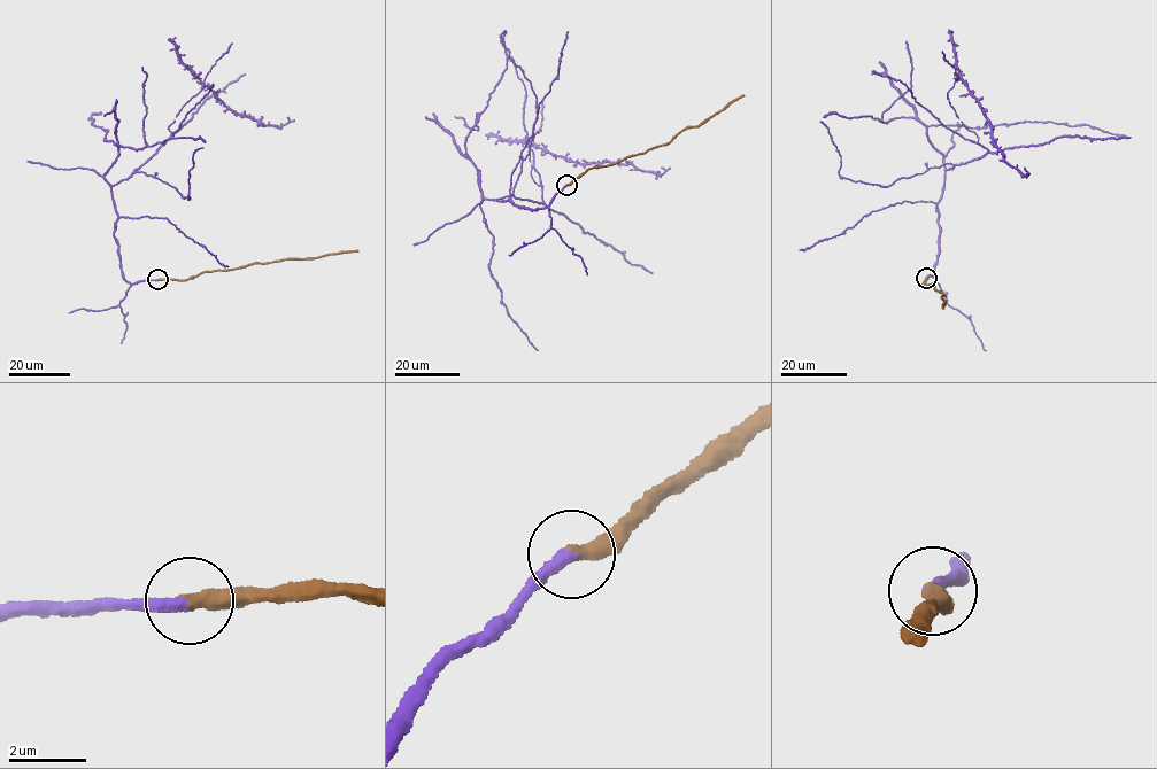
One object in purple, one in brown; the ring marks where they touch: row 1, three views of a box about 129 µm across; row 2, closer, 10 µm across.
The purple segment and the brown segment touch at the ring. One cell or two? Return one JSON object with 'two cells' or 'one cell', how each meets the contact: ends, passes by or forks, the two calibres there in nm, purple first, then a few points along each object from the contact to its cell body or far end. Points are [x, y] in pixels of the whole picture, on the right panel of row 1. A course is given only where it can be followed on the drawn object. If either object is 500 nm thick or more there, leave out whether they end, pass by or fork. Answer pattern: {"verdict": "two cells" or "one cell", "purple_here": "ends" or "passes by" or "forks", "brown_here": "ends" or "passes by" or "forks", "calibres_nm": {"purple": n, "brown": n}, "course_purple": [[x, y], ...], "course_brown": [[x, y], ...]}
{"verdict": "one cell", "purple_here": "ends", "brown_here": "ends", "calibres_nm": {"purple": 340, "brown": 440}, "course_purple": [[926, 278], [946, 171], [987, 150], [951, 106], [956, 78], [1005, 161], [1028, 176], [1024, 168]], "course_brown": [[926, 278], [922, 284], [931, 284], [946, 295], [941, 296], [946, 303], [943, 308]]}

